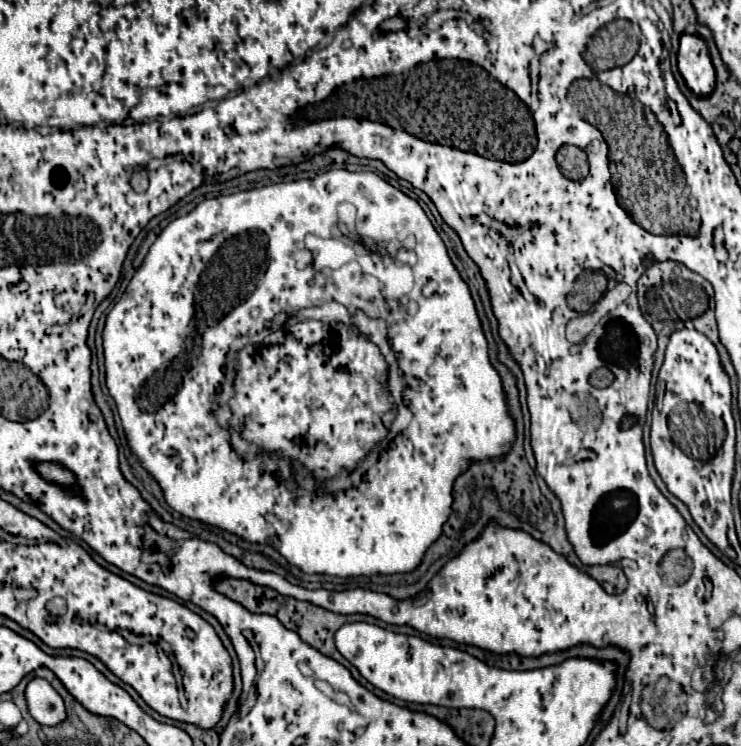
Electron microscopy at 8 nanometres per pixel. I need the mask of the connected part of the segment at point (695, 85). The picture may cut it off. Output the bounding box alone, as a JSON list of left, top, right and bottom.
[678,34,716,96]

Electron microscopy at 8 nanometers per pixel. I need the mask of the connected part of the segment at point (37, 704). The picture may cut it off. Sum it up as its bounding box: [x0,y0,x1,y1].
[26,678,66,726]

